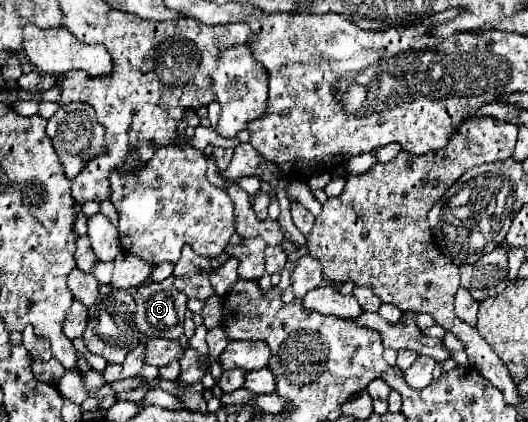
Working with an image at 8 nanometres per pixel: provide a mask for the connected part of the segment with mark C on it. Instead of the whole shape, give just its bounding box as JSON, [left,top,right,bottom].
[133,277,187,339]

